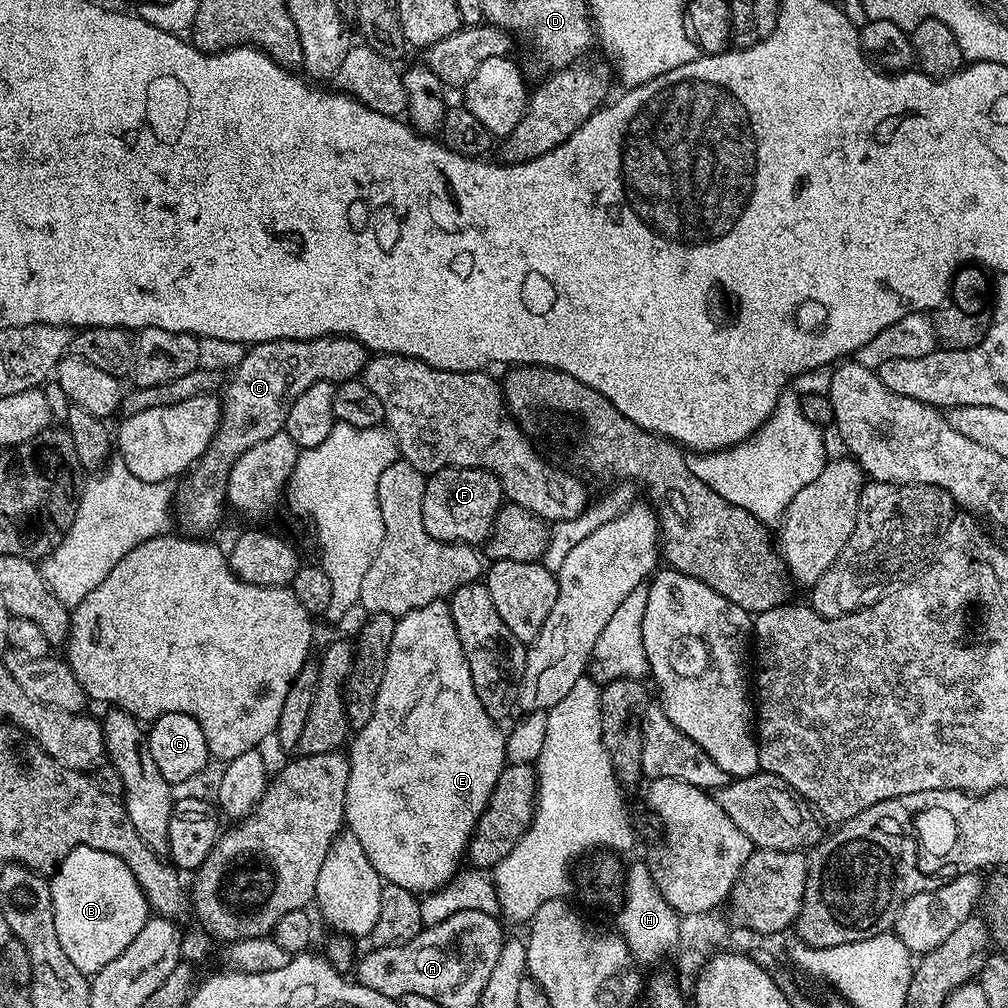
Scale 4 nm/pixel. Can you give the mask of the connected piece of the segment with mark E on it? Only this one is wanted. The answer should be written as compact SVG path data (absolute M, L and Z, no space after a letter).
M438 599L397 619L374 714L351 737L346 748L347 831L362 842L370 866L378 870L381 880L417 894L436 892L457 877L465 863L472 833L506 766L505 733L502 728L500 732L501 725L486 714L478 694L474 694L474 678L470 678L468 655L462 650L457 621L454 612L444 604L447 603L443 599Z

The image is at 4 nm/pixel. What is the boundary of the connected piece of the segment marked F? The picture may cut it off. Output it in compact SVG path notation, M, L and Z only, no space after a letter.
M443 468L431 473L424 485L422 497L422 522L426 526L426 534L430 534L443 544L483 545L494 526L494 518L500 513L505 500L500 479L481 468Z

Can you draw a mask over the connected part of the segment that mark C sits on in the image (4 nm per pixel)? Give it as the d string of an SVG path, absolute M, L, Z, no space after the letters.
M319 336L313 340L275 340L253 344L245 351L242 362L227 377L222 388L220 405L220 425L210 442L210 446L202 454L202 458L192 465L190 471L179 481L174 492L174 520L180 524L185 533L192 538L204 538L220 524L224 516L224 508L228 504L228 475L234 462L250 446L258 446L258 442L266 442L266 438L274 438L274 434L284 431L286 414L298 398L298 394L310 390L314 382L330 382L342 384L346 380L357 379L368 364L370 353L364 345L359 344L350 336Z

